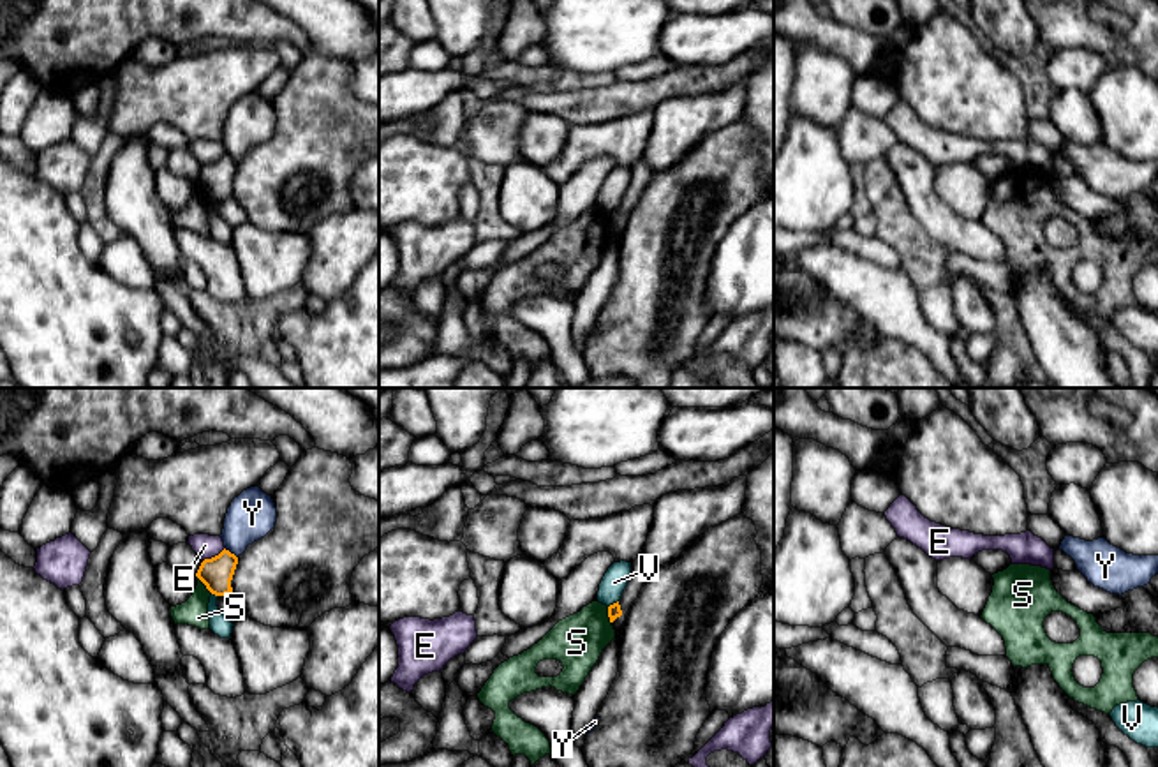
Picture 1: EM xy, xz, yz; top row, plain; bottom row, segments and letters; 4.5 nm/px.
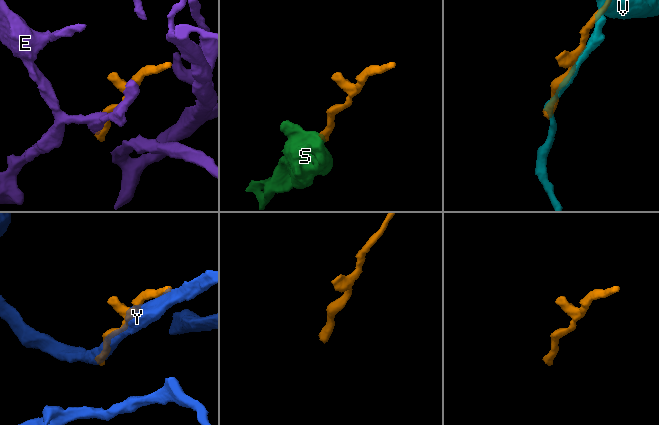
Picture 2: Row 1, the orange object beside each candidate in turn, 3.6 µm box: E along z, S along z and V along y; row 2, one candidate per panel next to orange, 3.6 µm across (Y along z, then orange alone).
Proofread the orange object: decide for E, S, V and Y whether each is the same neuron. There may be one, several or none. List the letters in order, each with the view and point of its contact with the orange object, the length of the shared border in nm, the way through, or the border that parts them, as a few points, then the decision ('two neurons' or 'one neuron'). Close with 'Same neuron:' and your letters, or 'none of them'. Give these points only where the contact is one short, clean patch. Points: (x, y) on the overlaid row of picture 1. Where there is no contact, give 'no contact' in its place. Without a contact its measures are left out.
E: xy (215, 556) | 120 nm | two neurons
S: xy (203, 582) | 120 nm | along xy (196, 575), (212, 593) | two neurons
V: xz (614, 603) | 60 nm | two neurons
Y: xy (230, 552) | 80 nm | two neurons
Same neuron: none of them

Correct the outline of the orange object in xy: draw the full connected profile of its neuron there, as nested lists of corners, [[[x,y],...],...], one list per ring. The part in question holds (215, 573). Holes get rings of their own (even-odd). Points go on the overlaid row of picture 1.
[[[222,550],[212,559],[204,559],[196,577],[206,585],[215,596],[226,596],[233,592],[231,580],[238,564],[238,557],[229,550]]]

